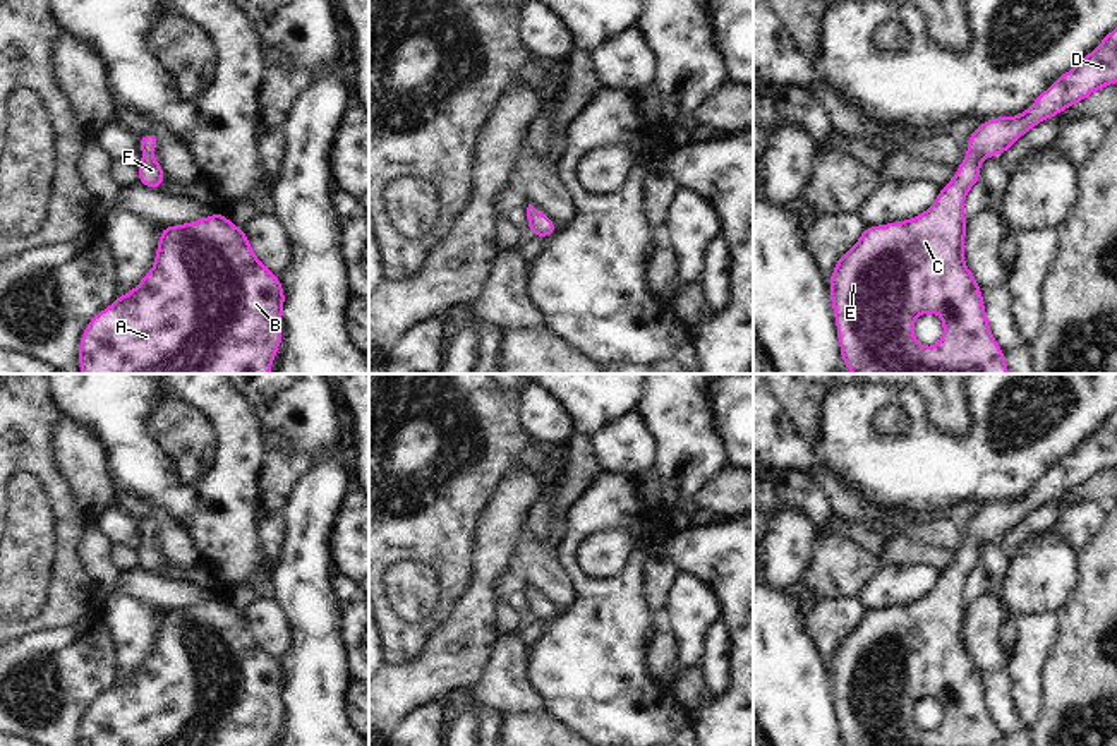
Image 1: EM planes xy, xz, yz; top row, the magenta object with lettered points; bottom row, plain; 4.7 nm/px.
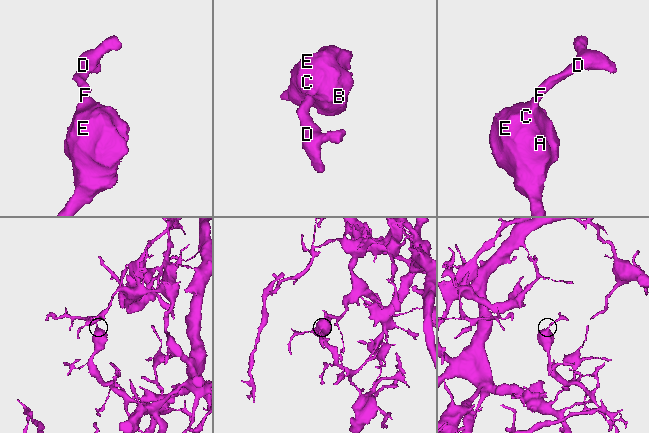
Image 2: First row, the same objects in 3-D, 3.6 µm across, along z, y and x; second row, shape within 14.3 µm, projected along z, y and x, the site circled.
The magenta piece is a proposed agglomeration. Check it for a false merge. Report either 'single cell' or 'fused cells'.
single cell

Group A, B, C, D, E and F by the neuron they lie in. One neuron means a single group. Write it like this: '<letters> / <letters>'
A B C D E F

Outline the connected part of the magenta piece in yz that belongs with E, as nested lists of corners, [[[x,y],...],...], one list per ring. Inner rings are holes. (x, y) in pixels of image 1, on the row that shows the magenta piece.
[[[1117,27],[1026,111],[981,122],[964,141],[969,154],[923,214],[908,221],[865,226],[856,245],[837,259],[829,278],[841,357],[853,374],[1009,374],[1005,357],[988,328],[981,290],[963,257],[968,223],[964,197],[981,180],[981,158],[1004,154],[1031,127],[1108,84],[1117,84]],[[928,310],[944,321],[944,336],[932,348],[913,336],[915,319]]]

